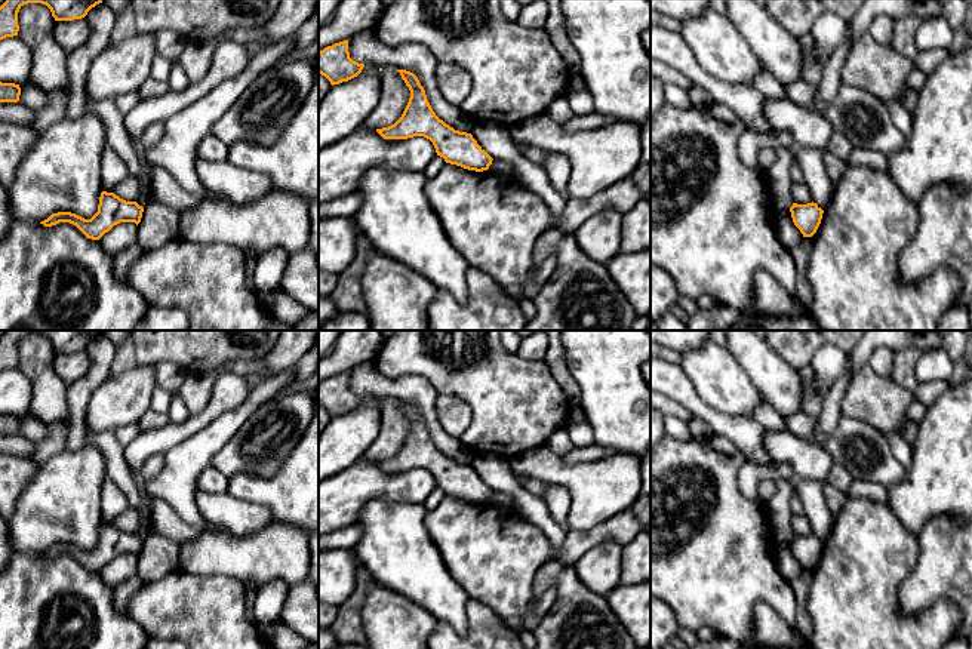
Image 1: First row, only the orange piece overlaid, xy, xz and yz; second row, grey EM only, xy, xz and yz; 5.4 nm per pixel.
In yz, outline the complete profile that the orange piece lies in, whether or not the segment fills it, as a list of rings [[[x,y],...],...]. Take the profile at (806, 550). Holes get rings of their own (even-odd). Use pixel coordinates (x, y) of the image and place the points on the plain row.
[[[816,535],[797,536],[790,539],[794,557],[800,562],[803,569],[812,569],[822,551],[824,542]]]

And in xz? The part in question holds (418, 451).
[[[406,402],[397,403],[410,422],[409,434],[394,456],[376,461],[376,464],[384,471],[424,468],[433,474],[437,487],[443,489],[446,495],[476,504],[487,502],[493,490],[477,476],[473,467],[455,462],[440,452],[433,443],[418,409]]]

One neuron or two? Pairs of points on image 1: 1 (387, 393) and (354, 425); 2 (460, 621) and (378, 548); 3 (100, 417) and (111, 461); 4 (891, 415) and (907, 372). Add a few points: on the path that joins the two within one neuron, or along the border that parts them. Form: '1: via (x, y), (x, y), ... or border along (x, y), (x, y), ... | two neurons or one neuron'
1: border along (365, 394), (374, 394), (380, 399) | two neurons
2: via (439, 600), (399, 560) | one neuron
3: border along (111, 433), (92, 433), (89, 436) | two neurons
4: border along (888, 377), (911, 393) | two neurons

